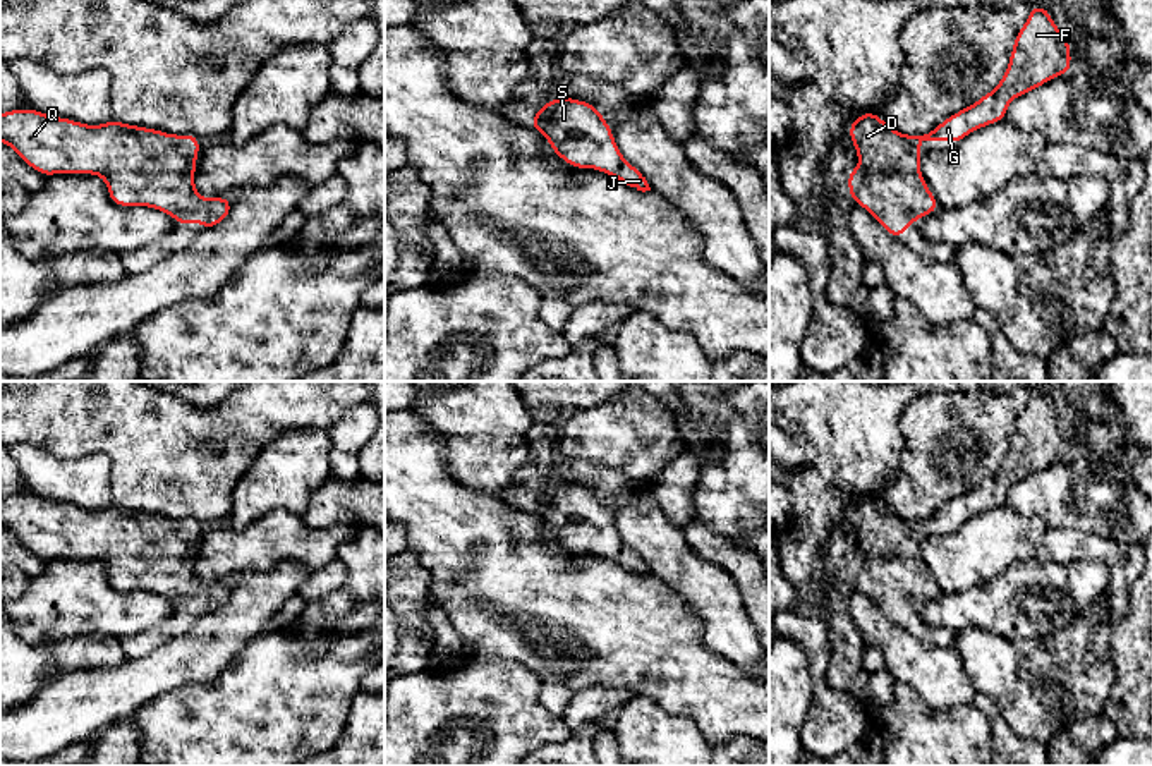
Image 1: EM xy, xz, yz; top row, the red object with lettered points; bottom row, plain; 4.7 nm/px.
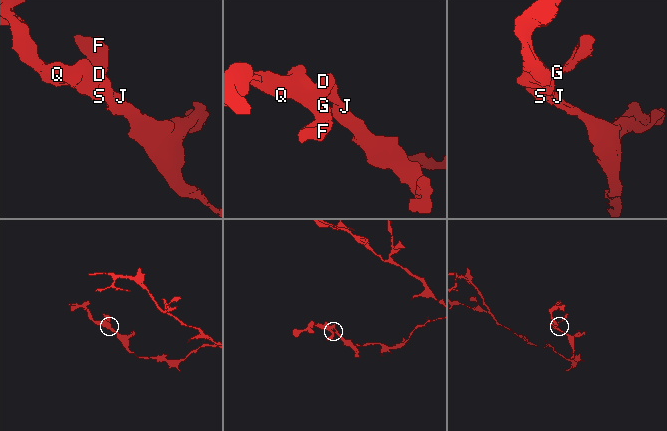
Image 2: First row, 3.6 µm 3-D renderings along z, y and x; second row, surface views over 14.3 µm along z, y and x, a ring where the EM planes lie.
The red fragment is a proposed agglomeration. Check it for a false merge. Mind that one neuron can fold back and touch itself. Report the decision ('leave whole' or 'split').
leave whole

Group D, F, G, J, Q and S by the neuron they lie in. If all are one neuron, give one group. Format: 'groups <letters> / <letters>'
groups D F G J Q S

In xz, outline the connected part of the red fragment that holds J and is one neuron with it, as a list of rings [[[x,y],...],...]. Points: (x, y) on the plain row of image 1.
[[[560,481],[537,493],[527,512],[544,519],[568,551],[594,553],[637,575],[651,575],[642,556],[621,541],[611,510],[596,489]]]

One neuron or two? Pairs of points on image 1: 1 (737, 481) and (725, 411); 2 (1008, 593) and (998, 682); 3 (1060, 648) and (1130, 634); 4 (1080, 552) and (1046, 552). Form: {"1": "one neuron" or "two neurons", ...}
{"1": "one neuron", "2": "two neurons", "3": "two neurons", "4": "one neuron"}

